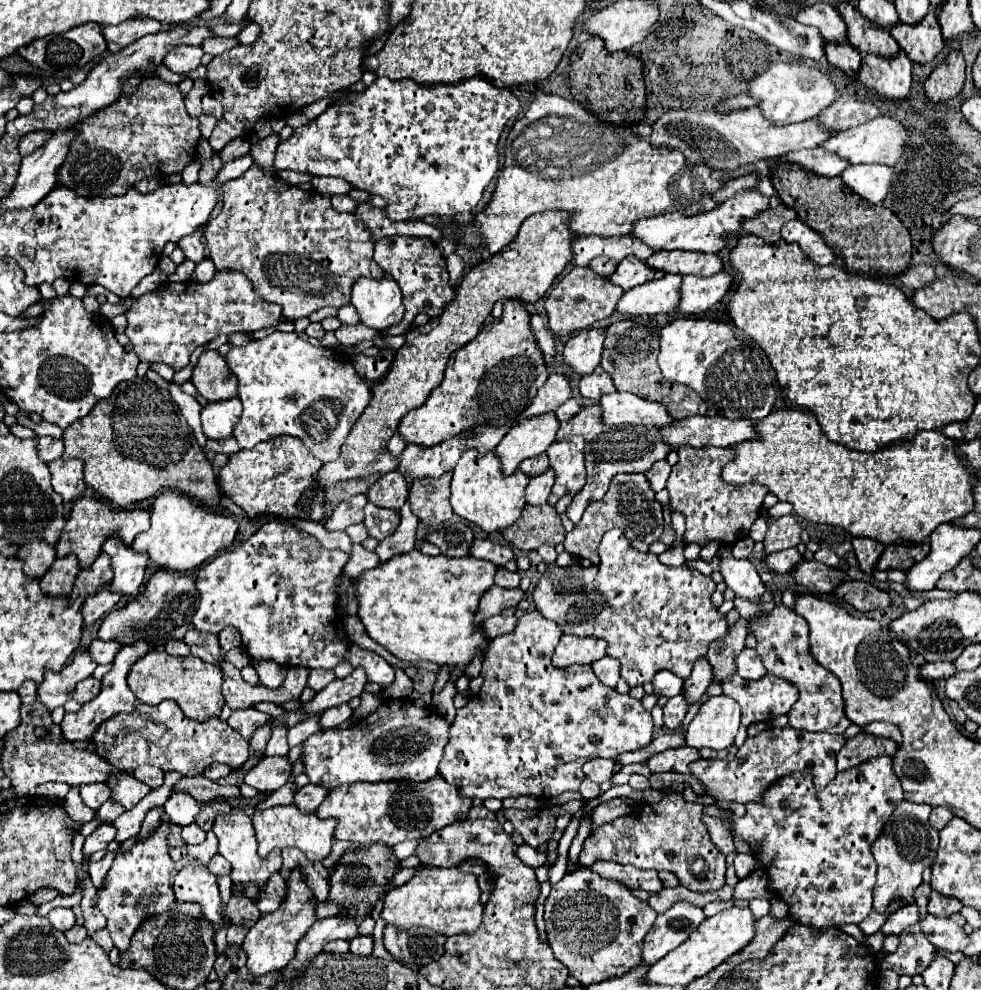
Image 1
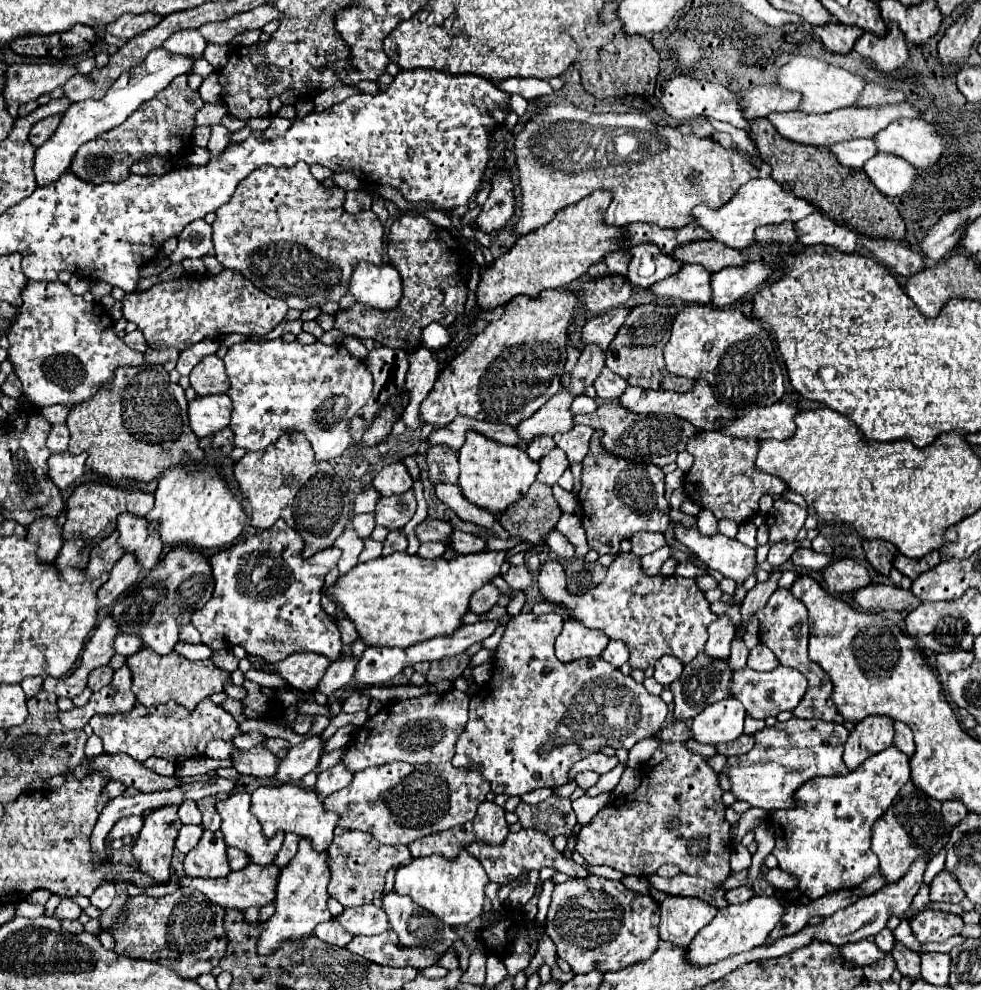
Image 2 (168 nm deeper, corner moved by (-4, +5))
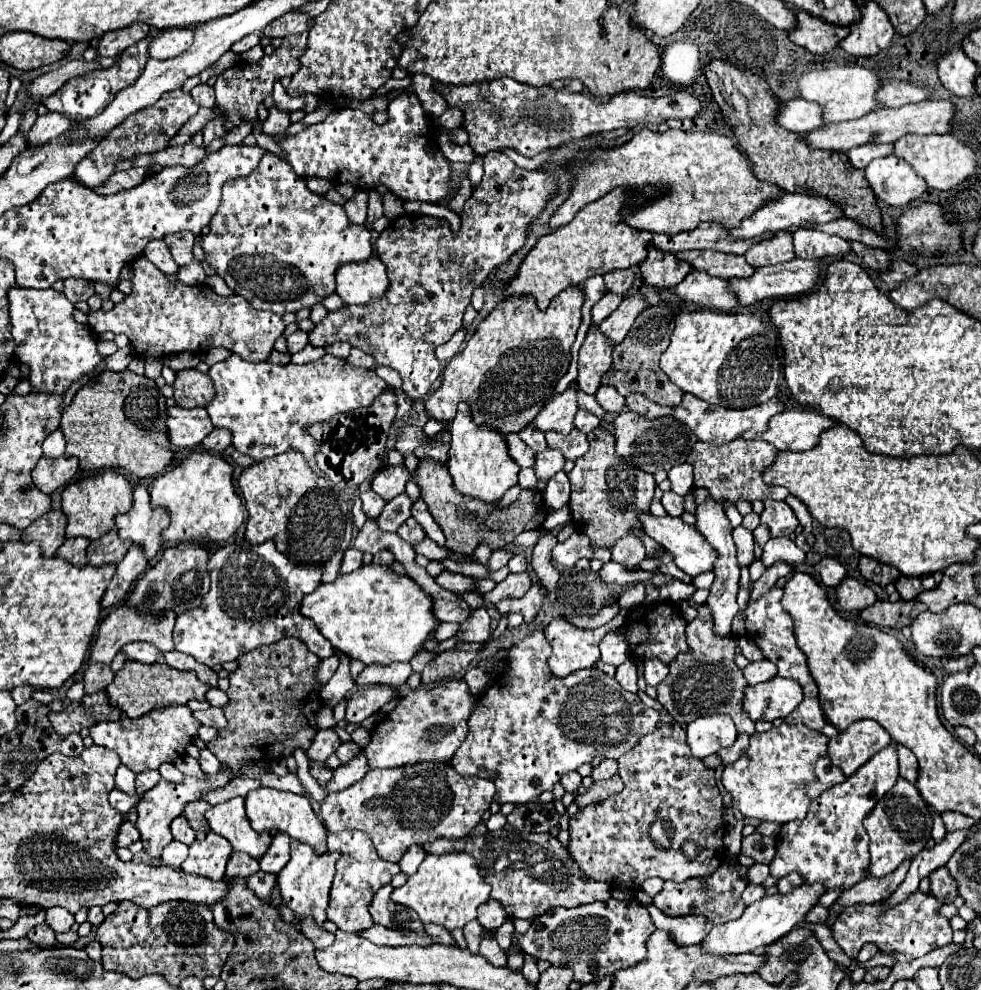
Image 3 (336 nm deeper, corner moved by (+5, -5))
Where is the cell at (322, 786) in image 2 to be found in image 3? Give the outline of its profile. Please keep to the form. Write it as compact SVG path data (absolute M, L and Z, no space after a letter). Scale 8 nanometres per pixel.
M361 751L349 763L345 763L345 765L341 765L341 767L335 769L335 775L329 781L329 785L325 787L325 791L327 793L341 791L341 789L345 789L345 787L361 781L367 771L369 771L369 767L367 767L367 755L363 755L363 751Z

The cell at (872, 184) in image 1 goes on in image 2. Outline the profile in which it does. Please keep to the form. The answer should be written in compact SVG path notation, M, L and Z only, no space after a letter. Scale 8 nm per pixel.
M878 153L864 163L862 171L870 177L870 181L882 195L892 199L896 195L906 193L912 187L916 169L902 157Z

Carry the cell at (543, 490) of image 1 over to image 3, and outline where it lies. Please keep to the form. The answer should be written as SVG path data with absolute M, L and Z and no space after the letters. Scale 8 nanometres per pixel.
M551 447L543 449L537 453L537 459L535 459L535 475L539 479L551 479L557 471L561 471L565 465L565 459L563 459L563 453L561 451L555 451Z

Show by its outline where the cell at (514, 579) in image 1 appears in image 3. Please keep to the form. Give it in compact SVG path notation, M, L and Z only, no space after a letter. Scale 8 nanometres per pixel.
M509 573L505 581L497 583L493 591L483 595L483 601L485 601L485 605L495 605L497 601L501 601L505 597L517 597L519 599L529 591L529 587L531 587L531 579L527 573L517 573L517 575Z

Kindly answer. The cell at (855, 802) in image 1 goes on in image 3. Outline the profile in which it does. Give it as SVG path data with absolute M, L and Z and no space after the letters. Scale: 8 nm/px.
M891 743L883 751L875 753L865 765L861 765L841 785L827 789L823 795L811 801L811 811L803 821L785 823L777 835L777 855L771 861L771 875L785 877L799 871L807 883L821 881L827 889L849 889L861 881L869 869L869 835L865 833L863 819L871 813L877 801L895 785L897 751Z

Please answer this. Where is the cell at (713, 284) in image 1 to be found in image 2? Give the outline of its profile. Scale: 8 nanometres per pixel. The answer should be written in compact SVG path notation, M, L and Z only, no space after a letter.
M746 263L740 267L726 267L722 271L712 273L710 303L714 307L726 307L738 301L742 295L756 289L762 281L770 277L772 269L766 263Z

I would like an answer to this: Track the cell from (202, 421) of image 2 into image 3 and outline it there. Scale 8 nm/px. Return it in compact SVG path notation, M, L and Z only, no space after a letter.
M203 407L167 409L167 437L173 447L195 447L211 433L211 429L211 419Z

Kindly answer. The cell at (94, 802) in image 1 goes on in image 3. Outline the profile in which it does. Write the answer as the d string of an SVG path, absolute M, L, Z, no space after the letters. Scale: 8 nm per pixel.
M113 789L111 793L109 793L109 803L111 803L111 807L115 807L121 815L127 815L137 803L139 803L139 795L127 795L127 793L123 793L123 791L119 791L119 789Z

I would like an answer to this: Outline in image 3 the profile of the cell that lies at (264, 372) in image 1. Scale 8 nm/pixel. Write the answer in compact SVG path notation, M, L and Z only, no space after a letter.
M229 355L209 369L209 377L215 383L215 397L205 409L213 425L229 429L233 433L235 449L255 461L263 461L289 449L301 451L305 459L311 461L317 443L305 433L307 425L369 407L387 389L387 383L377 377L375 369L353 367L345 359L333 355L325 355L307 365L249 363L239 355Z

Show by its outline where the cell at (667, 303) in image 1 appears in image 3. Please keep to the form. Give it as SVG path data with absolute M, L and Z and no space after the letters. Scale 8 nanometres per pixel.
M691 271L675 289L685 301L699 303L701 307L711 307L719 311L733 311L737 307L735 293L727 279L711 277L705 271Z

